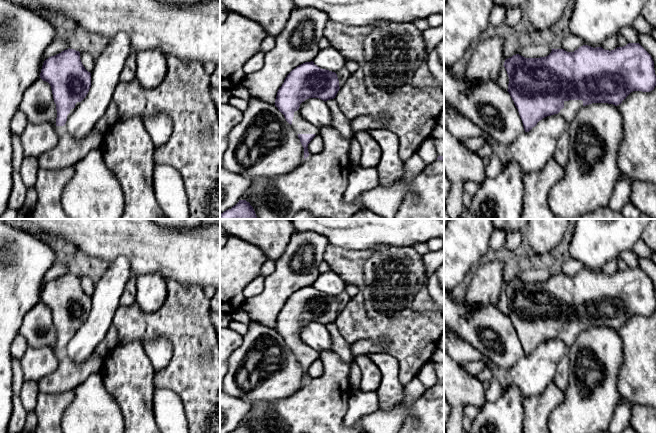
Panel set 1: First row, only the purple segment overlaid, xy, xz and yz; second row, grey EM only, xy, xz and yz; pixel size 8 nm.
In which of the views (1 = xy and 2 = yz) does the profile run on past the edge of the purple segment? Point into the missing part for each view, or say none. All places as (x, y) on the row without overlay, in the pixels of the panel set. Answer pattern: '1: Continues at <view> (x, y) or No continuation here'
1: Continues at xy (59, 353)
2: Continues at yz (571, 331)

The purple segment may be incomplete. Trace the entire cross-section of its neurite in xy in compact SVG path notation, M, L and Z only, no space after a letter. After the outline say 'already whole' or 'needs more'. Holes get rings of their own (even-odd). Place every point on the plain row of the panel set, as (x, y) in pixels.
M67 273L43 287L40 302L50 308L56 328L55 354L60 360L69 341L86 321L91 311L91 297L83 290L80 276Z; needs more

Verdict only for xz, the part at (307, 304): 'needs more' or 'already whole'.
needs more

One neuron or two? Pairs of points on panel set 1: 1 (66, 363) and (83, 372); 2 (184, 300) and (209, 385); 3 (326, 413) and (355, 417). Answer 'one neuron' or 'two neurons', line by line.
1: one neuron
2: one neuron
3: two neurons

